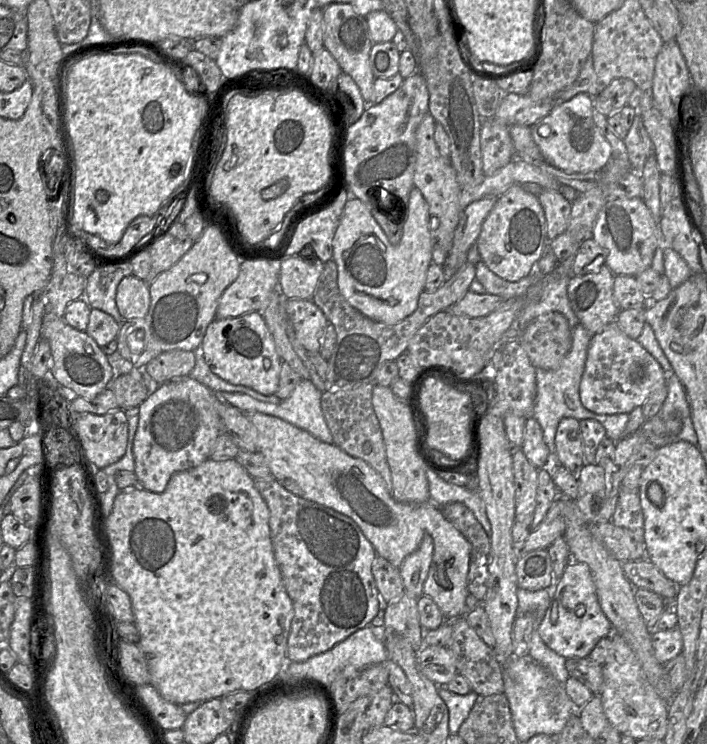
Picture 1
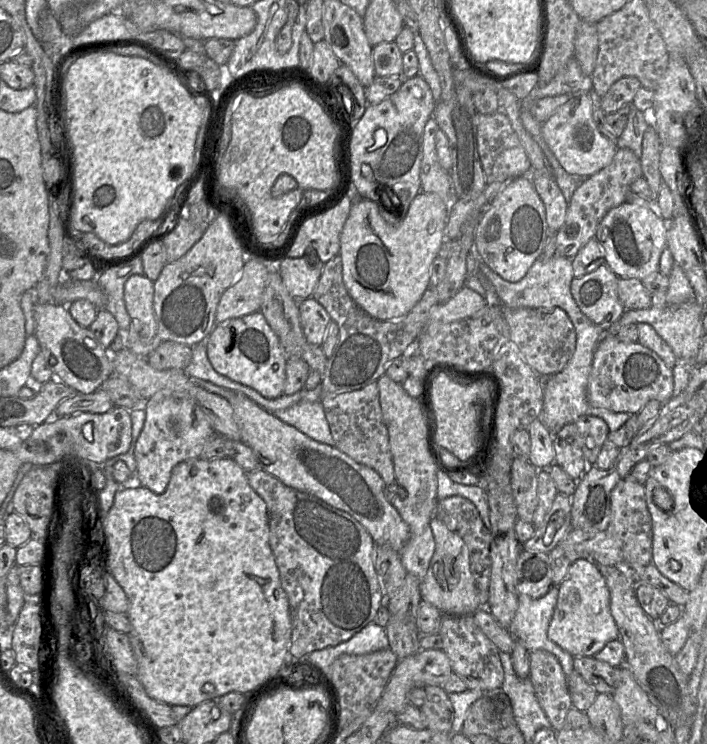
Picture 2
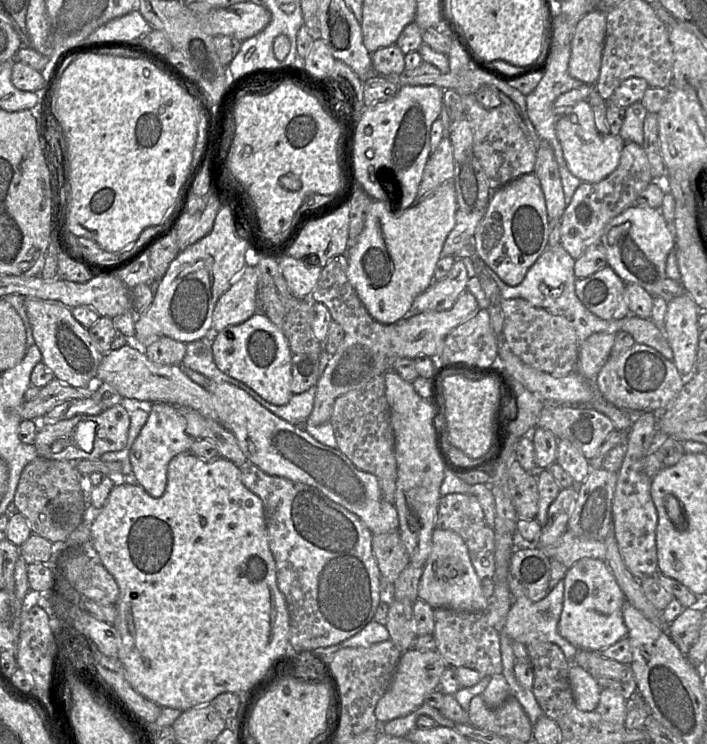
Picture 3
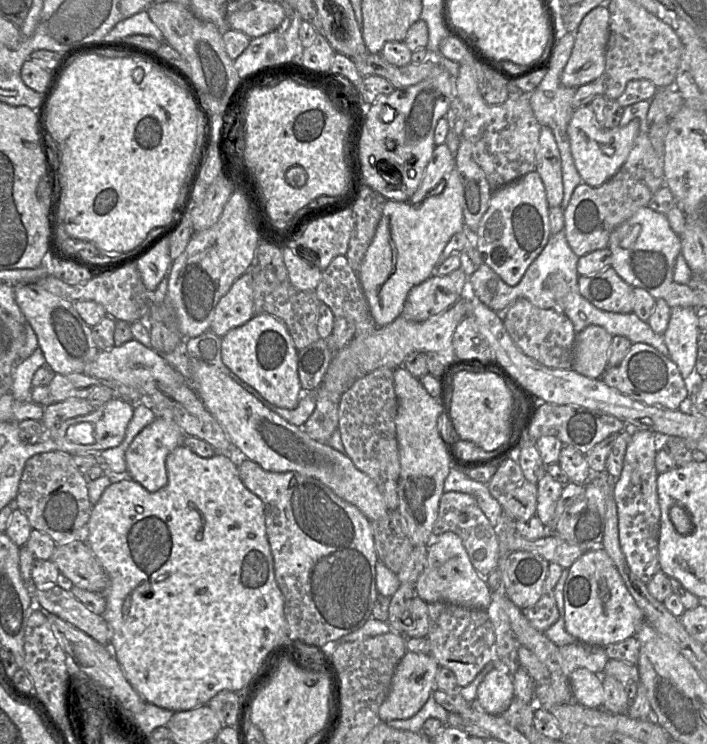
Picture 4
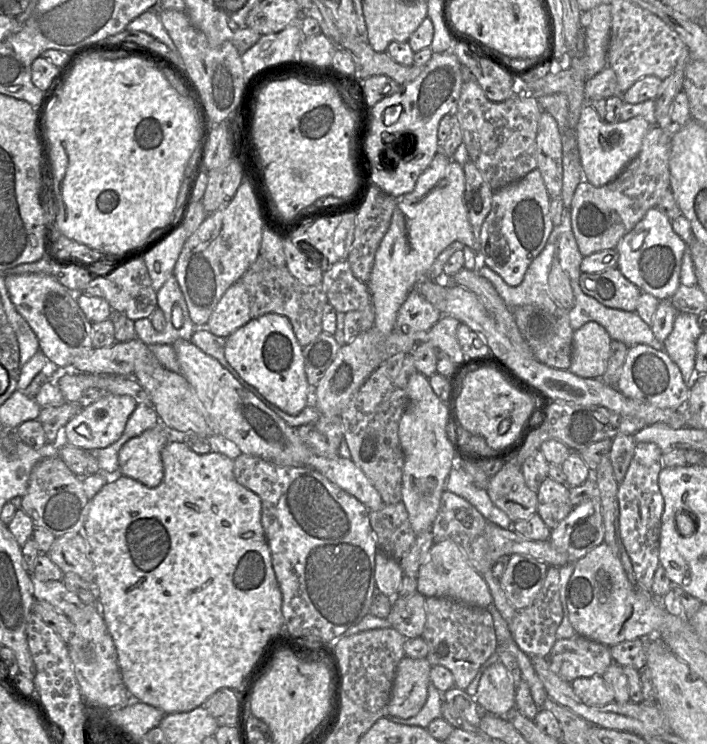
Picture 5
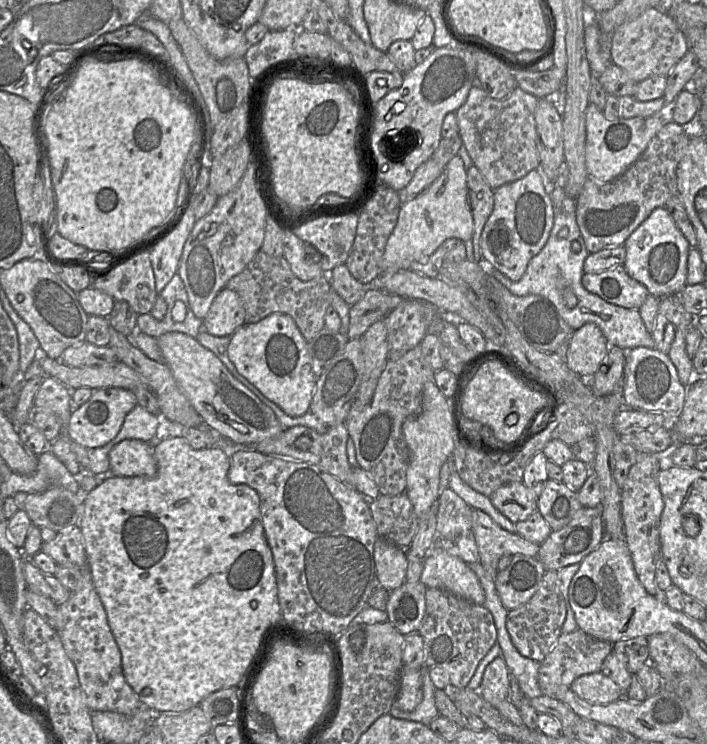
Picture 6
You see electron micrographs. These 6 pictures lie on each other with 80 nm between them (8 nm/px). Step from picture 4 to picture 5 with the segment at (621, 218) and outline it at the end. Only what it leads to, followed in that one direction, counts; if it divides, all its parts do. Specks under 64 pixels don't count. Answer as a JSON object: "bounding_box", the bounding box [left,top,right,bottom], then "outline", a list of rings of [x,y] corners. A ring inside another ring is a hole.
{"bounding_box":[570,122,683,257],"outline":[[[672,122],[667,129],[652,126],[643,138],[638,155],[612,182],[602,187],[594,187],[588,181],[578,184],[570,213],[572,231],[583,257],[601,250],[615,249],[621,238],[670,190],[671,140],[683,125]]]}

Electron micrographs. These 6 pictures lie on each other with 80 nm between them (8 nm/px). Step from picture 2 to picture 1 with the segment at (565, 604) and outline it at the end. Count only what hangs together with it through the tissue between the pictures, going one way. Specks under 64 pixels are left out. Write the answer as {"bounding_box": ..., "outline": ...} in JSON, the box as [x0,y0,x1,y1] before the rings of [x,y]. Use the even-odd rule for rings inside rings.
{"bounding_box":[538,560,613,659],"outline":[[[571,560],[555,584],[552,602],[538,627],[544,643],[566,659],[586,658],[597,642],[613,632],[596,594],[591,570],[586,563]]]}

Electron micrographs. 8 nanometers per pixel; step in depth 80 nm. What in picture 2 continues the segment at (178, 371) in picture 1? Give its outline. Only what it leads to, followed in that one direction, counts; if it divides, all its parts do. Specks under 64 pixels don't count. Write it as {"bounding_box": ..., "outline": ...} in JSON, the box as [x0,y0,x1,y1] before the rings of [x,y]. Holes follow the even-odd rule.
{"bounding_box":[146,341,192,370],"outline":[[[172,341],[162,342],[146,360],[155,370],[184,370],[192,359],[191,347]]]}

